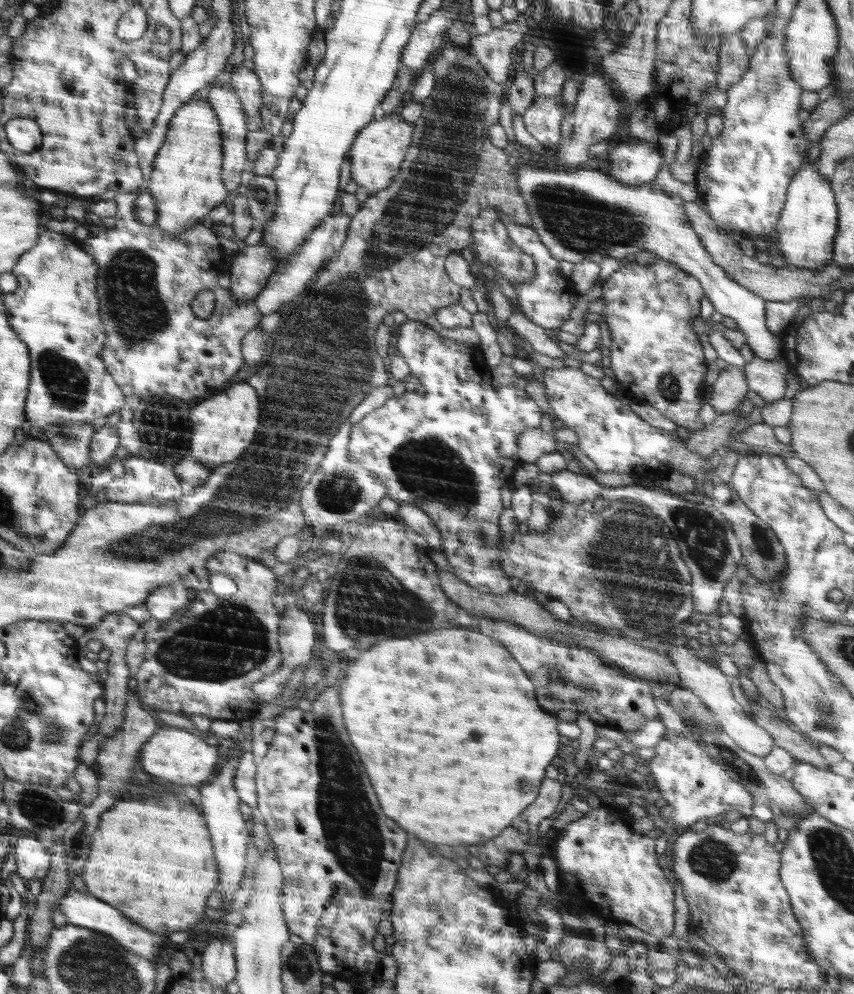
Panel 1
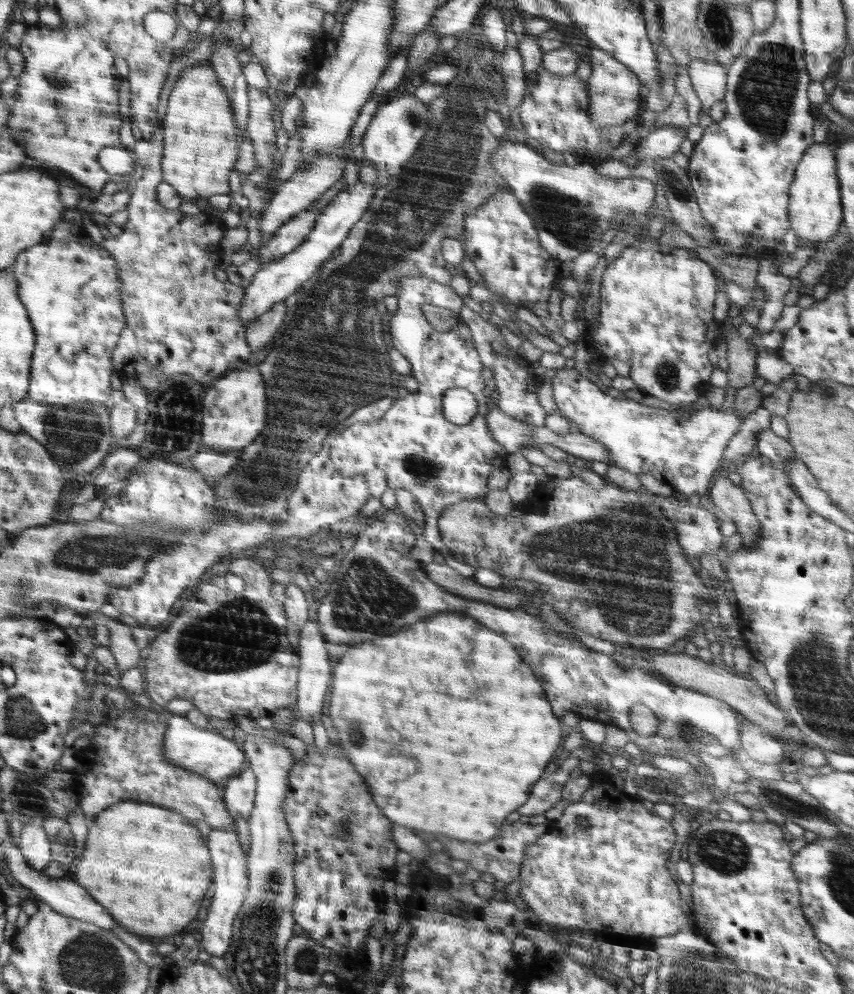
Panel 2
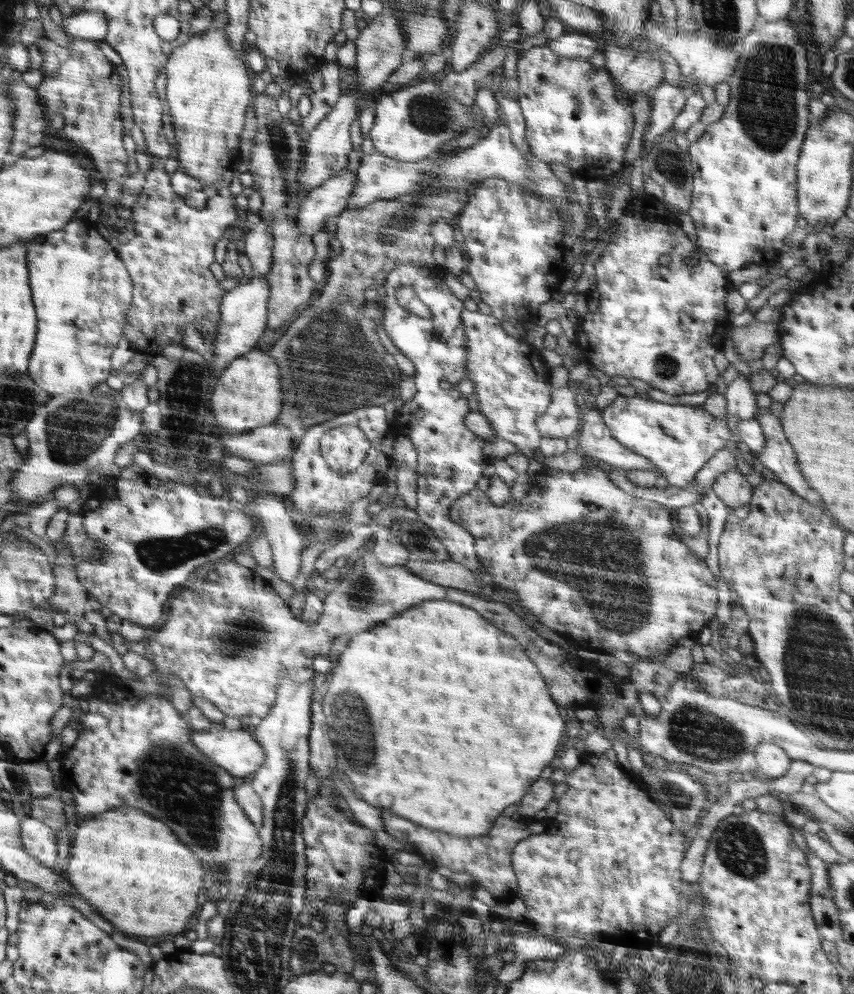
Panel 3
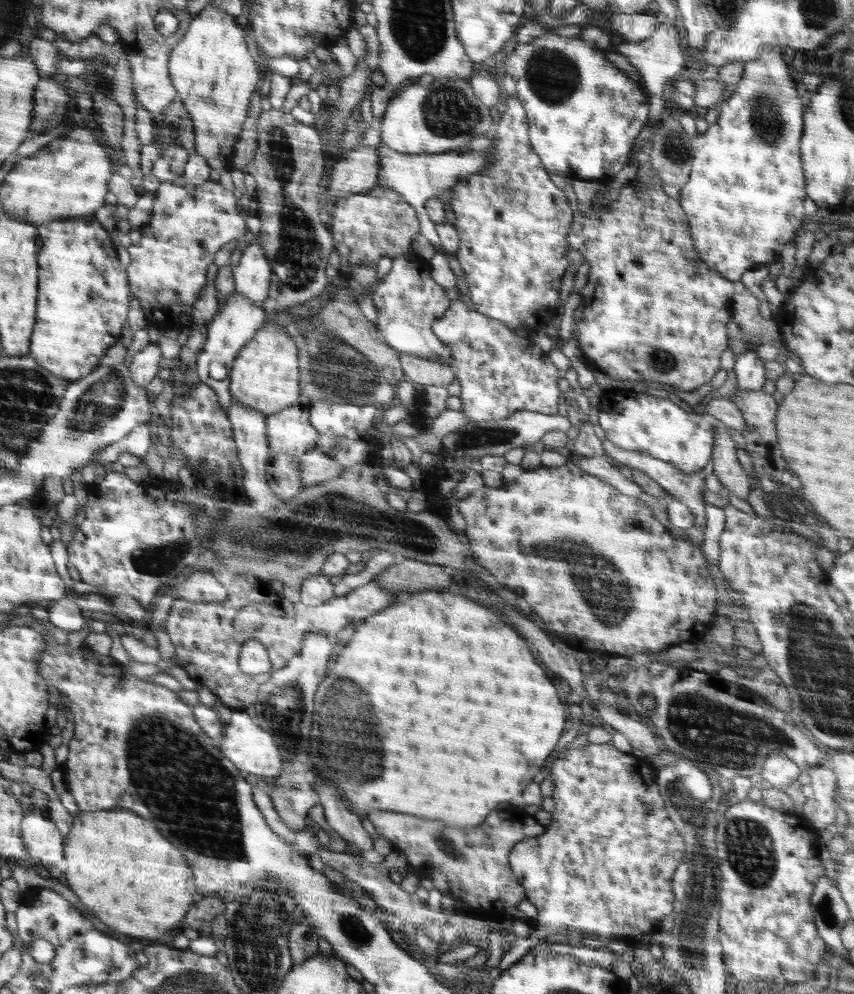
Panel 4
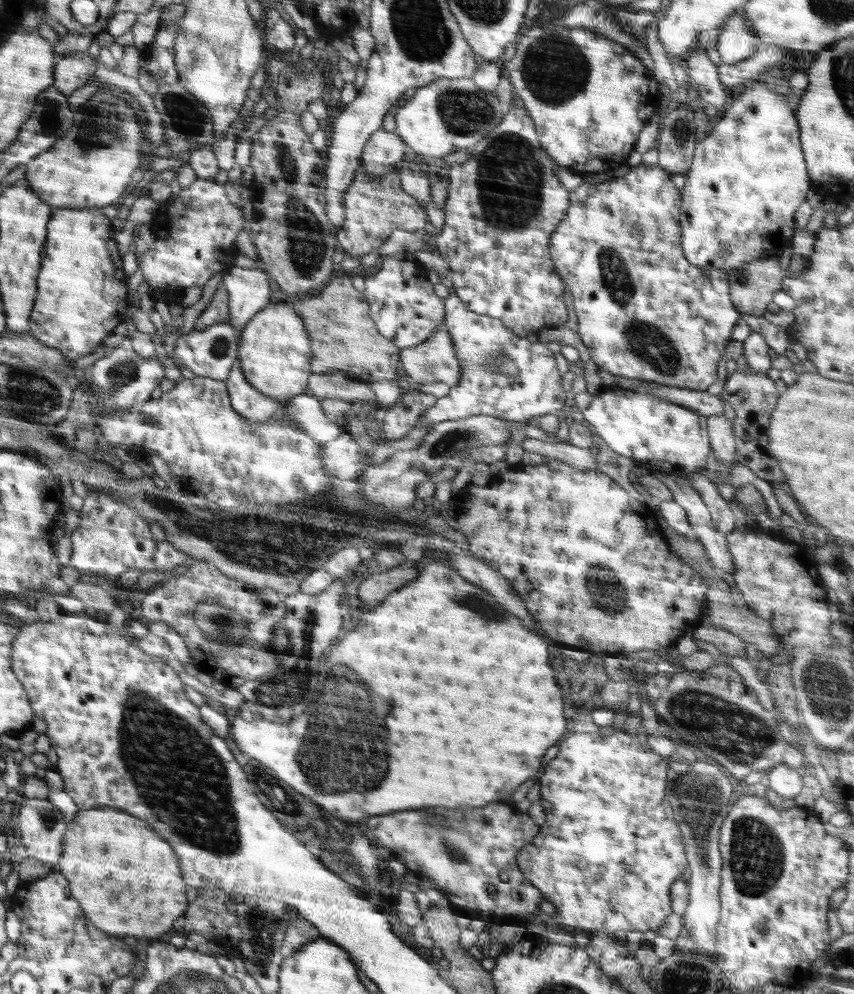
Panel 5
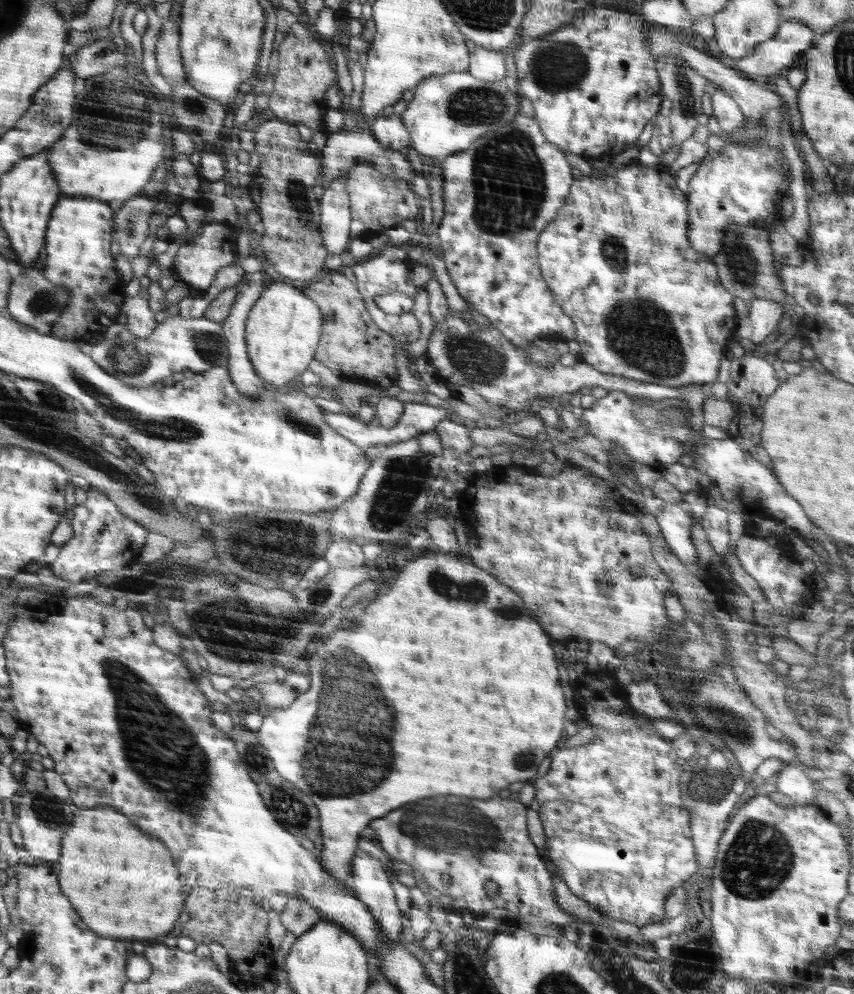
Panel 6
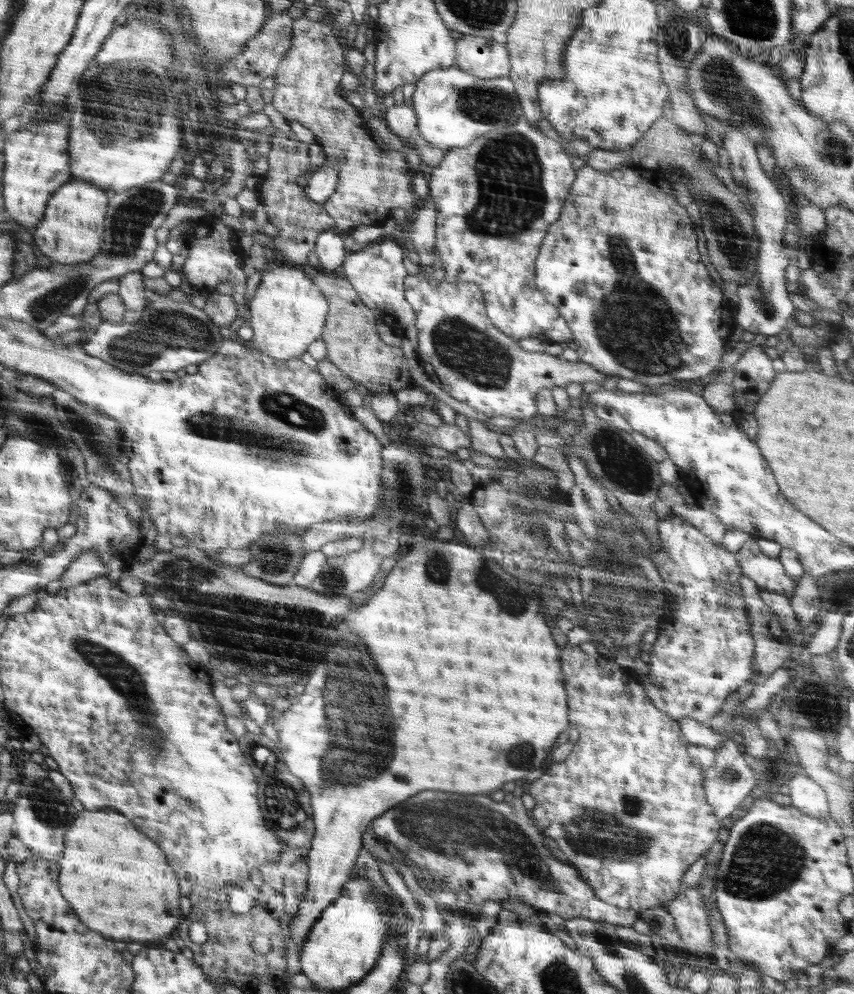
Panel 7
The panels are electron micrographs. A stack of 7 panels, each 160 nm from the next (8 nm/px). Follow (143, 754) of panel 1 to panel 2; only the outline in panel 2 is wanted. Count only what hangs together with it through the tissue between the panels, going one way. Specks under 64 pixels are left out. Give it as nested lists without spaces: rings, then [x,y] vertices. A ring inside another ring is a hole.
[[[172,715],[166,725],[163,756],[170,765],[196,772],[214,783],[216,780],[227,781],[228,776],[232,777],[244,768],[244,754],[234,742],[220,736],[220,732],[194,726],[185,715]]]

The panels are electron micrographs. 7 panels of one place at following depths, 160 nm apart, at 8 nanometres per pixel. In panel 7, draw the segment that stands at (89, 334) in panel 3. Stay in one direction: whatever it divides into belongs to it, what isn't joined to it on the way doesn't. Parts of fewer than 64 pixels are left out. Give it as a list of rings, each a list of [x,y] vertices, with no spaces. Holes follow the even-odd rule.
[[[71,179],[49,198],[45,218],[33,232],[37,249],[56,264],[70,265],[93,260],[105,242],[106,208],[109,204],[104,190],[83,180]]]

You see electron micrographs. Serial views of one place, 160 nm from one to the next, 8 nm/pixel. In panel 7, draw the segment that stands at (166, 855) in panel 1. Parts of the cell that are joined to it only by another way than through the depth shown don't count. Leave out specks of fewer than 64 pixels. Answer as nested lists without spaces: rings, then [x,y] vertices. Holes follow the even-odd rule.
[[[100,809],[96,811],[83,811],[77,814],[74,826],[69,826],[69,831],[65,834],[65,852],[64,858],[60,858],[62,862],[62,874],[60,874],[60,889],[65,898],[70,898],[69,904],[72,904],[73,911],[78,910],[78,918],[82,918],[82,922],[86,922],[86,926],[90,926],[90,930],[98,930],[100,934],[106,934],[106,938],[114,938],[114,940],[138,940],[139,943],[146,942],[146,940],[156,940],[162,936],[168,936],[176,924],[180,922],[182,914],[180,914],[180,888],[178,888],[178,878],[174,874],[174,870],[168,866],[166,856],[162,854],[162,850],[148,838],[144,836],[144,832],[136,830],[137,827],[130,822],[126,815],[118,813],[112,809]]]

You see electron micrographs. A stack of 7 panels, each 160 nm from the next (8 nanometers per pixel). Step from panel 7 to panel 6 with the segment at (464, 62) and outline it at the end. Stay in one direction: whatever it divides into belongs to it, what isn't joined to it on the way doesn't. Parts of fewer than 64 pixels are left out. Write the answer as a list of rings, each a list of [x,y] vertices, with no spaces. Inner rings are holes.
[[[477,46],[469,56],[469,73],[486,82],[503,81],[506,76],[503,52]]]

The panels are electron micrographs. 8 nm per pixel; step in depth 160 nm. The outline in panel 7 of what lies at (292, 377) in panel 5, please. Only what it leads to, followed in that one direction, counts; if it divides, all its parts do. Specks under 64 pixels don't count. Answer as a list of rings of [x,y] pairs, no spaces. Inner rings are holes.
[[[267,267],[261,276],[260,286],[250,302],[250,328],[253,330],[253,344],[262,354],[274,361],[301,359],[310,346],[325,329],[329,315],[329,302],[310,279],[302,267]]]

